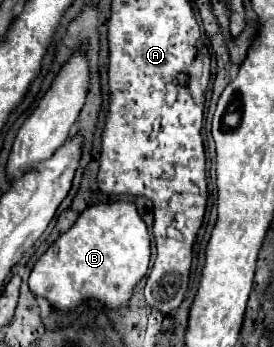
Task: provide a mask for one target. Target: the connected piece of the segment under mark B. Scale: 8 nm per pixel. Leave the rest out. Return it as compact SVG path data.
M132 201L100 203L84 209L76 223L62 233L36 261L28 285L60 311L74 309L80 301L92 297L106 303L108 309L124 305L134 285L146 275L150 259L150 233Z

